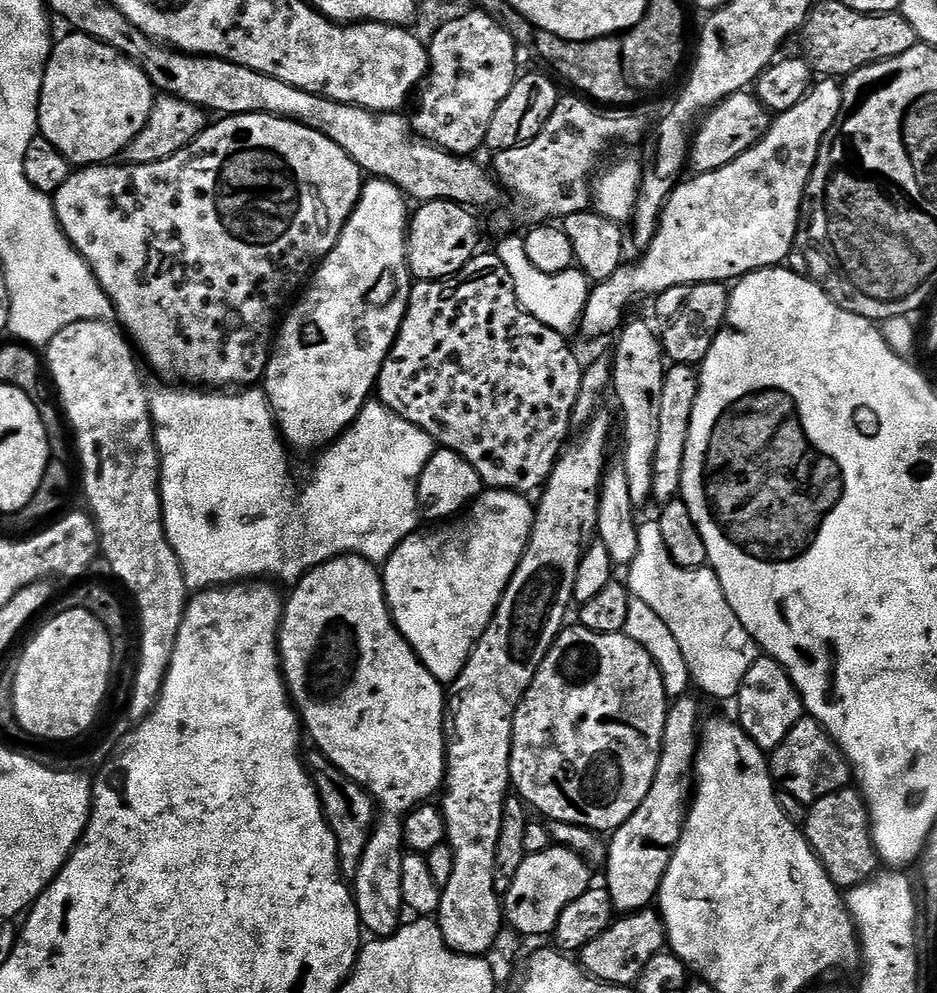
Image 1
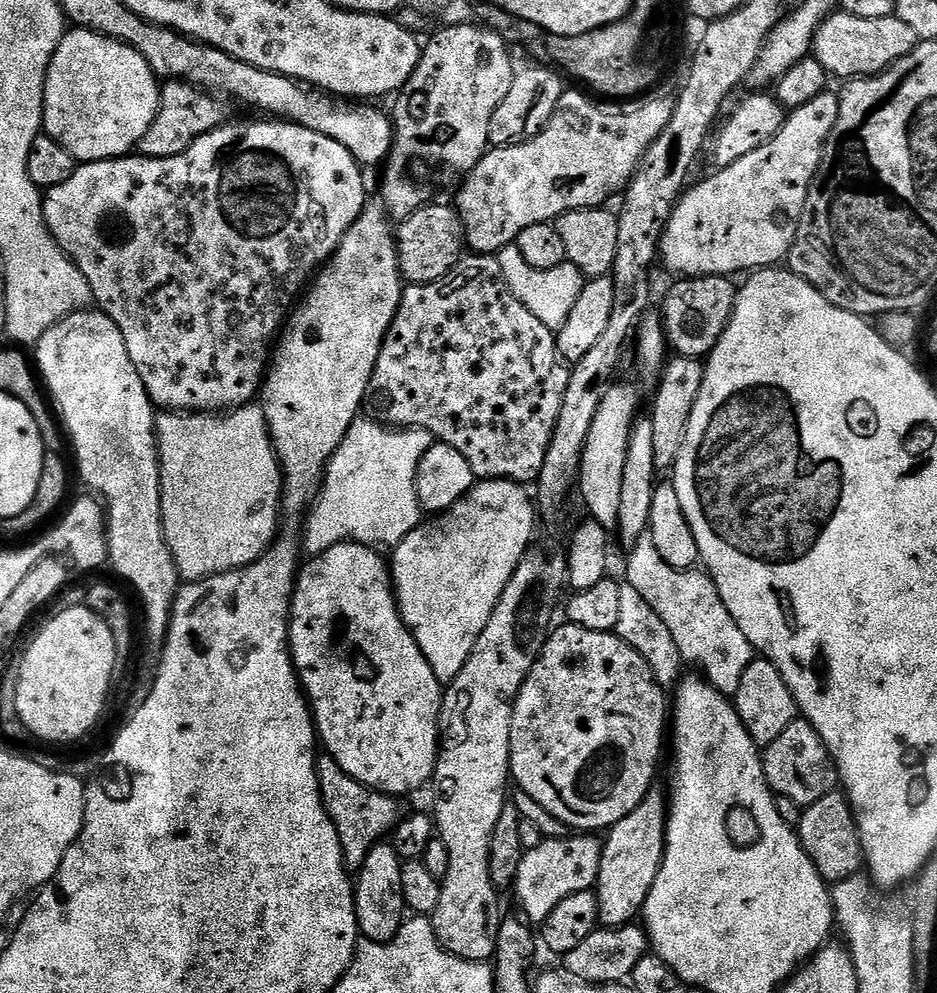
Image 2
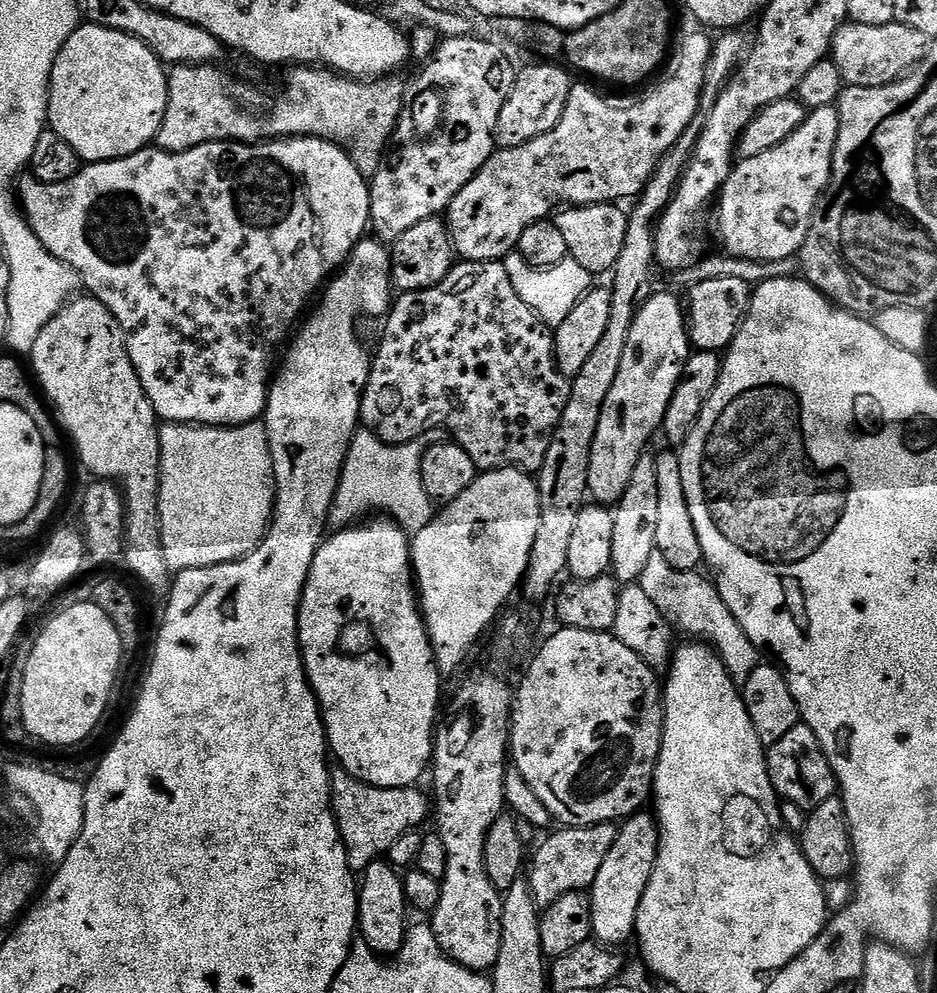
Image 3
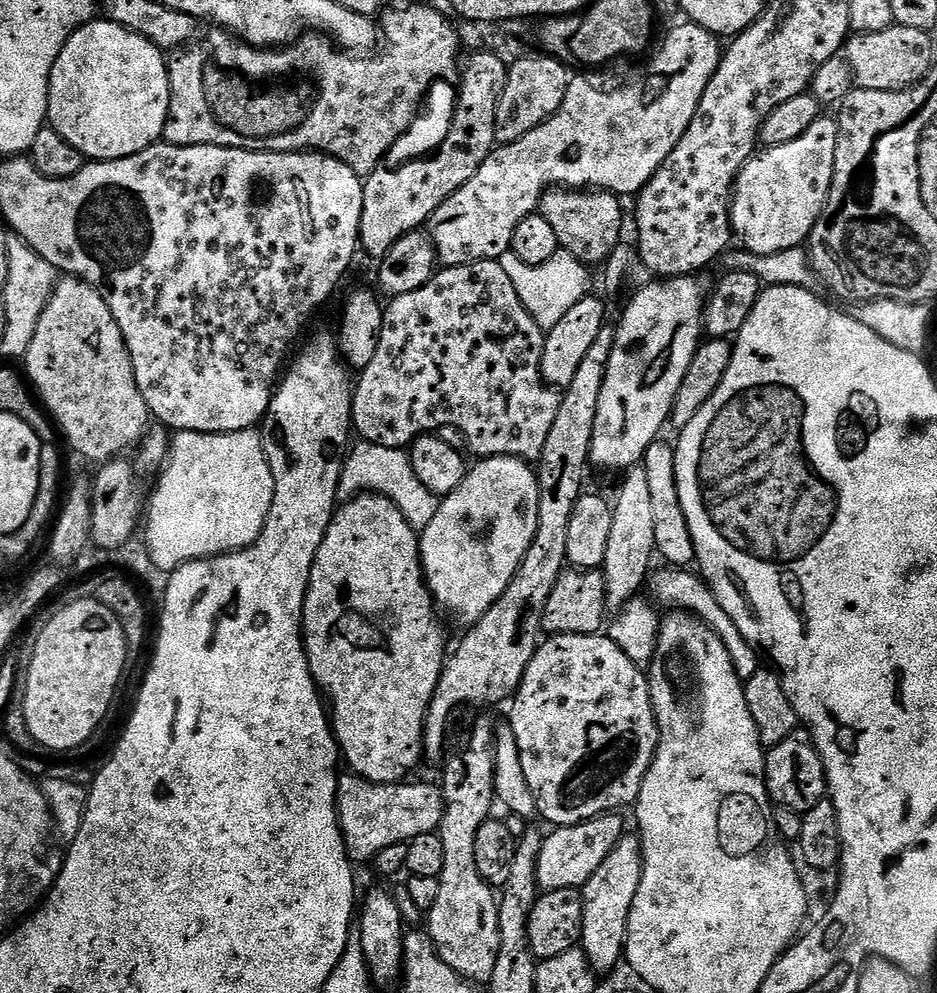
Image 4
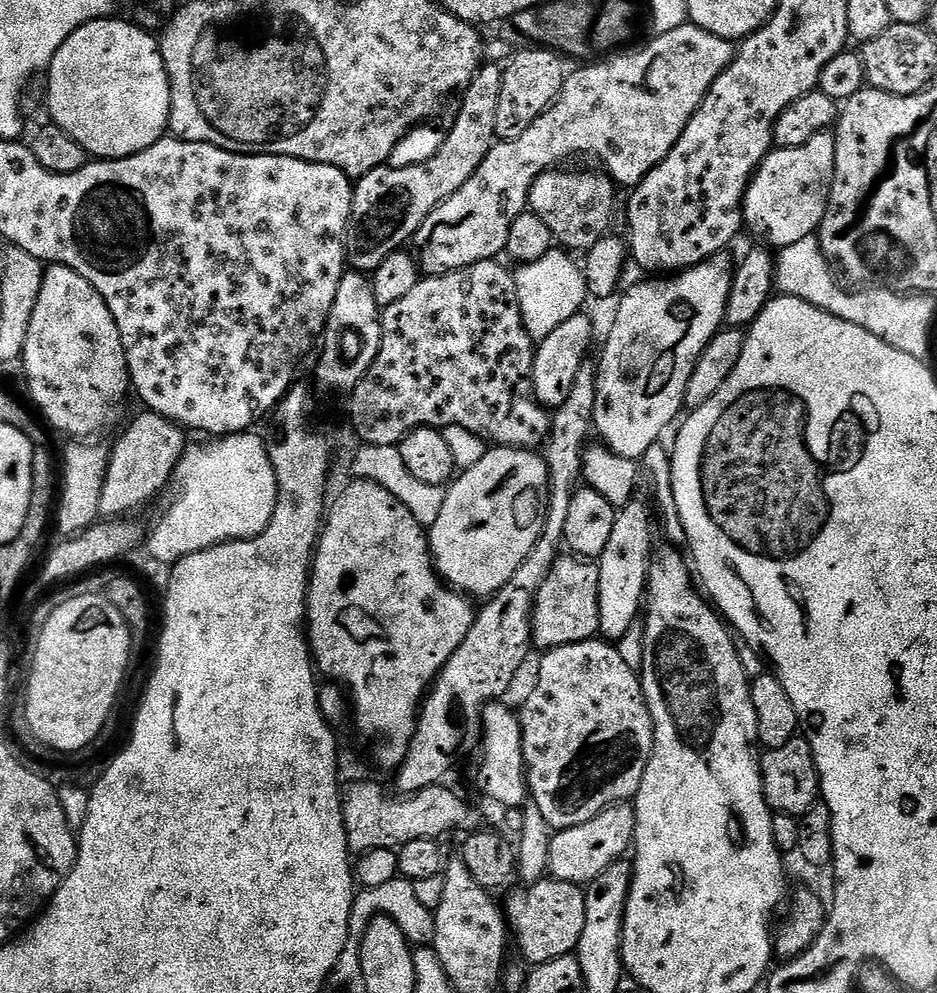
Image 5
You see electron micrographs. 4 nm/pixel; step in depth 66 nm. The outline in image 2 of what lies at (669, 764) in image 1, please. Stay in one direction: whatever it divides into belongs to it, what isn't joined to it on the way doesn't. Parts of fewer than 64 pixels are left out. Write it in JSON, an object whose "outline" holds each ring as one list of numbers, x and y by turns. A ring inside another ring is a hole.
{"outline":[[653,786,646,794,646,798,642,798,642,802,638,802,638,806,634,806,634,810,630,810,630,814,626,814,626,818,619,820,613,828,607,829,606,836,608,836,608,840,603,841,602,862,600,863,594,889,598,898,600,924,603,927,622,928,625,924,633,923,643,913,644,903,654,886,654,878,658,878,660,863,664,860,664,843,668,833,669,803,670,800,665,789,663,792,660,786]]}

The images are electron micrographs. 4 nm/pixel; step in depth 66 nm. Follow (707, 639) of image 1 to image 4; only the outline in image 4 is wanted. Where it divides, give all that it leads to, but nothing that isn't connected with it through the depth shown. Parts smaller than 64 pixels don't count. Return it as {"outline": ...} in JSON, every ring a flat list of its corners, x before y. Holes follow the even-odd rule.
{"outline":[[673,566,662,568,664,569,657,576,655,573,651,577,650,588,652,584,653,594,665,604,665,609,690,612,706,626,710,626,714,630,714,634,718,634,718,638,722,638,741,682,754,678,754,674,762,666,761,653,752,648,750,642,746,642,746,638,742,638,742,630,738,630,738,626,734,626,730,614,726,614,726,610,722,610,722,606,718,606,718,598,714,598,712,589,704,583,695,571,681,570,679,567]]}

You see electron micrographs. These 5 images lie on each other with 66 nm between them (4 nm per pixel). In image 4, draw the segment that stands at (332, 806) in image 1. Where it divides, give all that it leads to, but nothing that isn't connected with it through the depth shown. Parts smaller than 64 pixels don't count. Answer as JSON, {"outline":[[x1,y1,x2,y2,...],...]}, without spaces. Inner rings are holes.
{"outline":[[355,774,341,775,336,782,336,813,348,859,360,866,375,861,386,846,407,844,418,834,437,831,444,817,444,793,432,784,375,784]]}

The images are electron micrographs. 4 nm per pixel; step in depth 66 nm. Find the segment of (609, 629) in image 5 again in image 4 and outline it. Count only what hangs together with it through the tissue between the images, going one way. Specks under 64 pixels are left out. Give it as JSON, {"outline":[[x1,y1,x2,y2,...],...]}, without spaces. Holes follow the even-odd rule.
{"outline":[[637,466,634,468,629,468,623,473,622,479,624,481,620,484,620,493,617,494,616,500,612,504,612,521,610,522,610,542,606,542,606,558,604,559,604,567,602,569,604,573,604,581,606,582,606,604,609,609,619,610,624,607,625,604,631,602,632,599,639,597,642,590,640,587,645,587,646,581,649,579,650,571,648,572,648,567,652,564,652,556,657,551,654,536,654,517,653,517,653,501,650,499,649,491,649,480,646,478,646,470,642,466]]}

